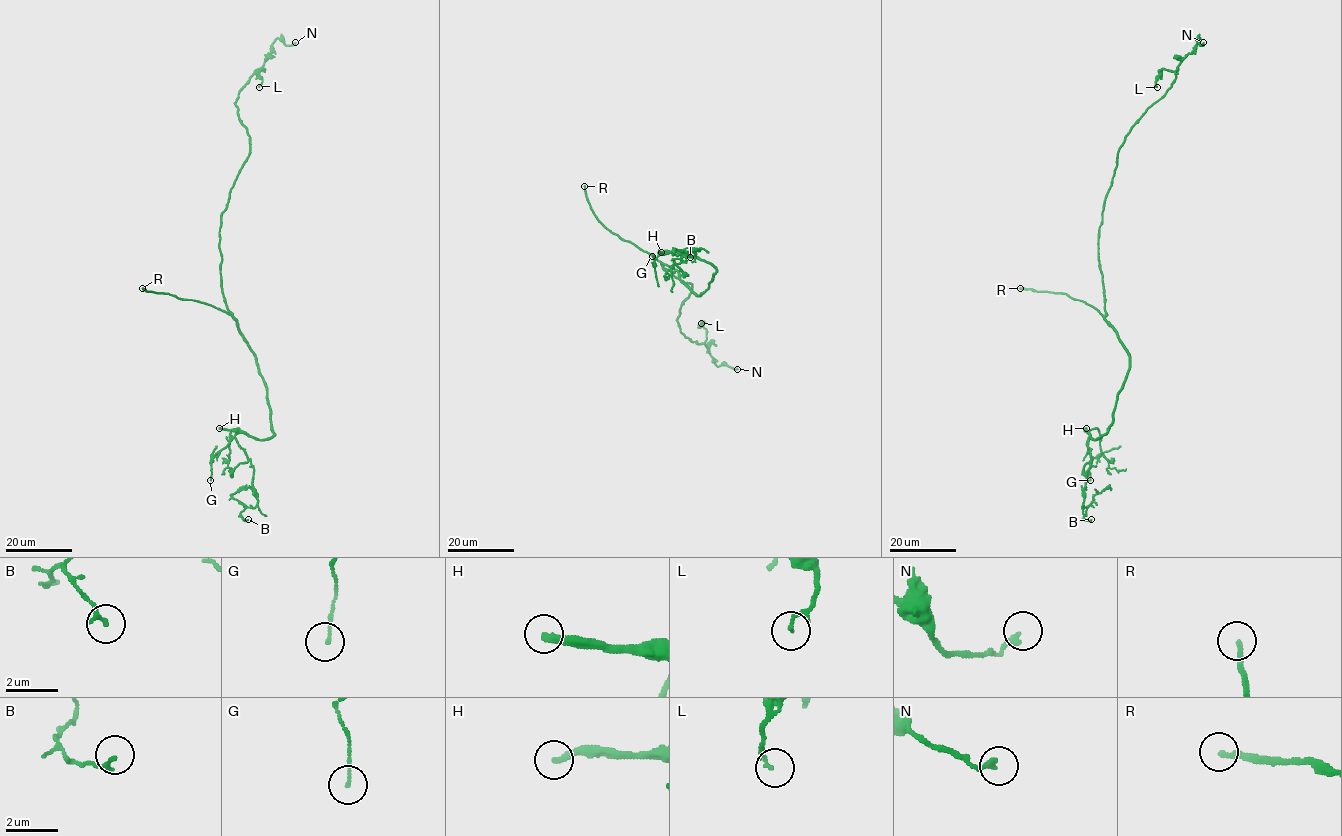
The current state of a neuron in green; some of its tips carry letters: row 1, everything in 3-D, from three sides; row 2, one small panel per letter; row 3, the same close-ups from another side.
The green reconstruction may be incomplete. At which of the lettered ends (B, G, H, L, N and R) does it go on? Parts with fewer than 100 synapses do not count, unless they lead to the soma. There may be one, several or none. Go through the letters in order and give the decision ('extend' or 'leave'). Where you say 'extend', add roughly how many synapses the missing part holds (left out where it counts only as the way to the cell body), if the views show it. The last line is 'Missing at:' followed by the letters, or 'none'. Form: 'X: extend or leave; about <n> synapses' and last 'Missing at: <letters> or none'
B: leave
G: leave
H: extend; about 400 synapses
L: leave
N: leave
R: extend
Missing at: H, R

